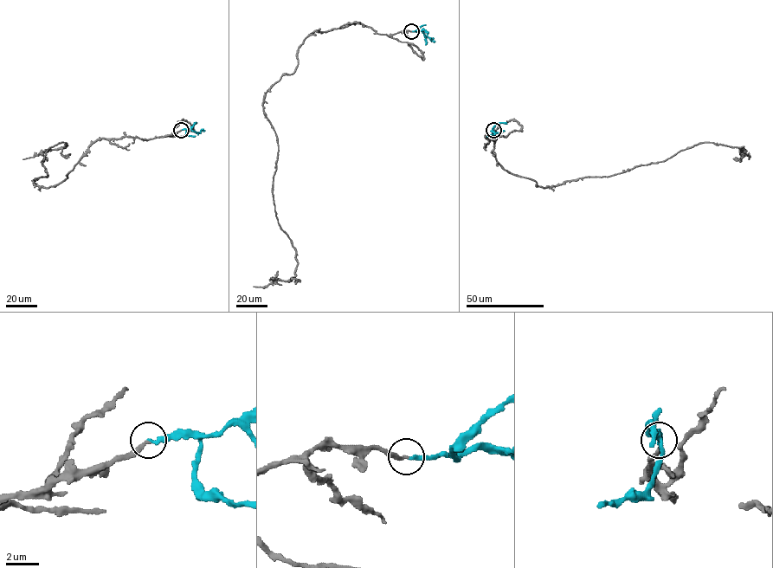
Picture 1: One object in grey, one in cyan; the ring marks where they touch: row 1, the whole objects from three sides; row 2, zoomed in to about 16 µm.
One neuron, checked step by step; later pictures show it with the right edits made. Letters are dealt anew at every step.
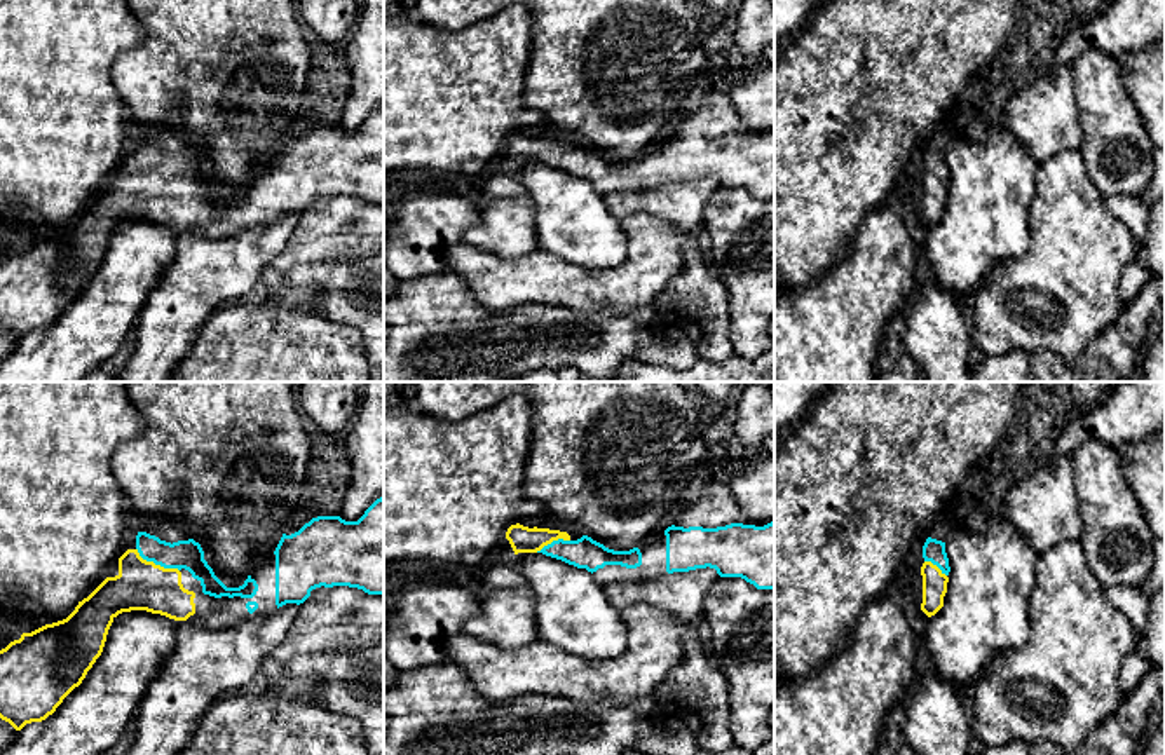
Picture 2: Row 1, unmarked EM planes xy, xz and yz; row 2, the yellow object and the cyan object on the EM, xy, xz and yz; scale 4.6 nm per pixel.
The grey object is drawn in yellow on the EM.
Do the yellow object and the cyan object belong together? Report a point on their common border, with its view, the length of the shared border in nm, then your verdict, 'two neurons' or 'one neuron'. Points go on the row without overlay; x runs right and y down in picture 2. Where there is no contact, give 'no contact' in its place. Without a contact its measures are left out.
contact xy (154, 173); length 220 nm; one neuron

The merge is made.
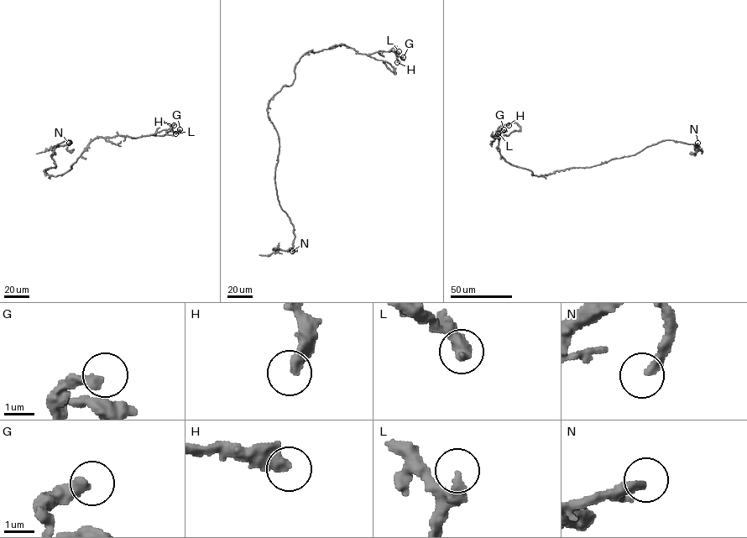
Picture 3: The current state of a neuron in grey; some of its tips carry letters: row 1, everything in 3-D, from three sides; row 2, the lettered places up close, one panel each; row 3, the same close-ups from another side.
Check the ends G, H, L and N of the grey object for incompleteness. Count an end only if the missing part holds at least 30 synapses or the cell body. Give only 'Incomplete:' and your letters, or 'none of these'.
Incomplete: N

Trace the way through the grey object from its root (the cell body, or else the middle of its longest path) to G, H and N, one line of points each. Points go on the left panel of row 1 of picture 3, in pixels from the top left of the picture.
G: (46, 174), (56, 176), (66, 172), (96, 138), (121, 135), (135, 138), (169, 129), (177, 133), (180, 129)
H: (46, 174), (56, 176), (66, 172), (96, 138), (121, 135), (135, 138), (154, 134), (174, 125)
N: (46, 174), (44, 171), (46, 169), (56, 167), (51, 157), (54, 147), (66, 140), (71, 143), (69, 143)

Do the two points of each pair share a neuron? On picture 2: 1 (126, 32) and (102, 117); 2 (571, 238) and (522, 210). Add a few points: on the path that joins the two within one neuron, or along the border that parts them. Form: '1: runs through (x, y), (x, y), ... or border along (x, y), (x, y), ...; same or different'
1: runs through (105, 53), (100, 58), (100, 96); same
2: border along (527, 192), (534, 203), (534, 232), (539, 248); different

